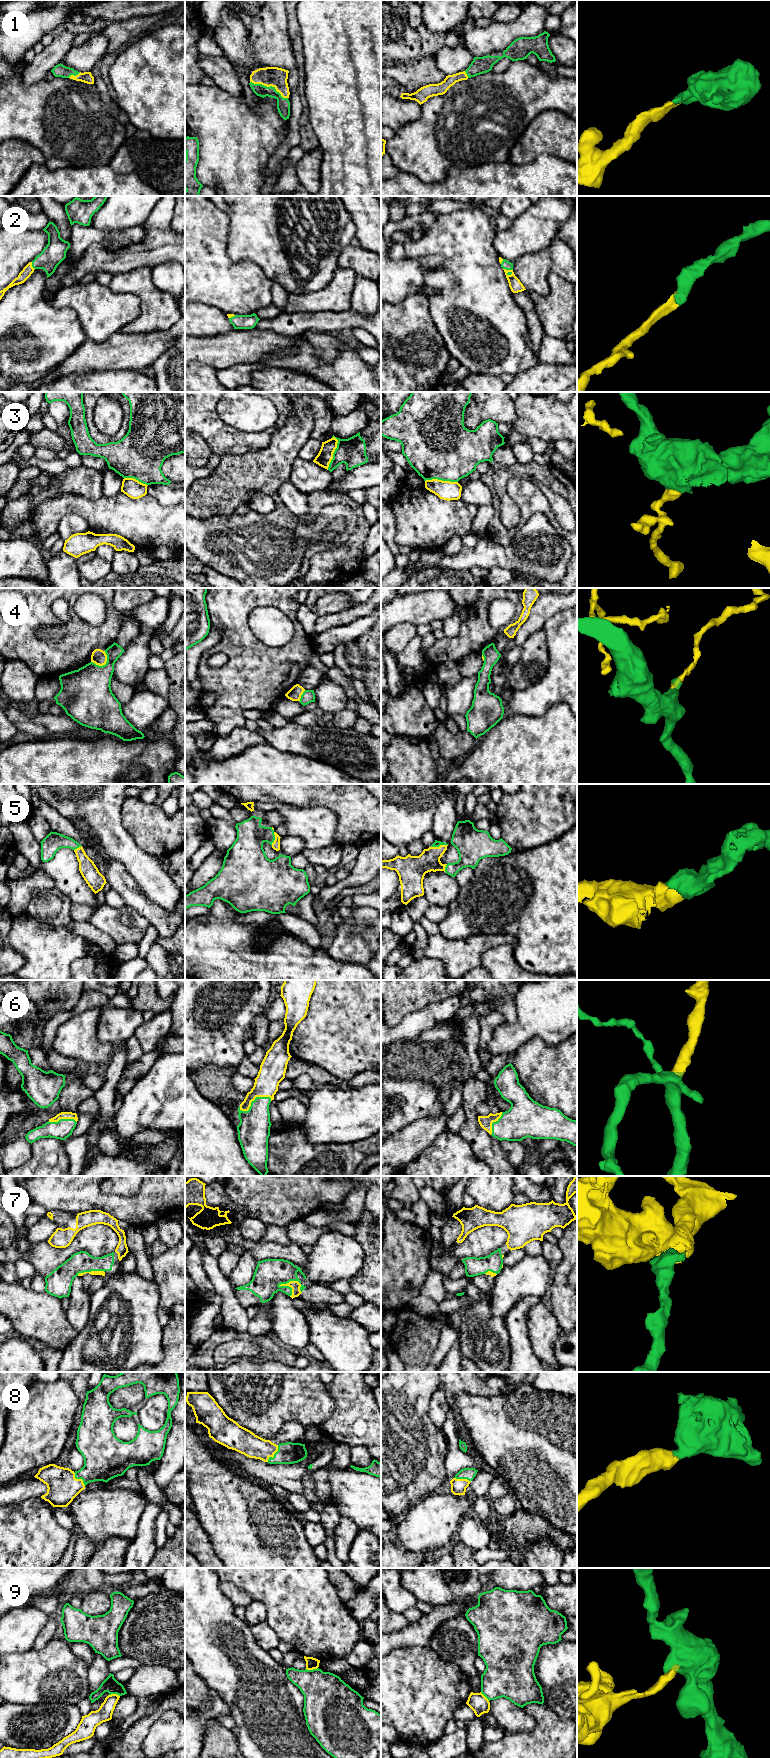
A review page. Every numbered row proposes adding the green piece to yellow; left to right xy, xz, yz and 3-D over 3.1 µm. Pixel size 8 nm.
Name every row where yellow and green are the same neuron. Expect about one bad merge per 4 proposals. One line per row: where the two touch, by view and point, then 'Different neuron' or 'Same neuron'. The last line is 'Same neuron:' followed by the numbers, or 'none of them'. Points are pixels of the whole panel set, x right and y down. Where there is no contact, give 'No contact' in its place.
1: Touches yellow at xz (269, 86). Same neuron
2: Touches yellow at yz (508, 270). Same neuron
3: Touches yellow at xz (333, 452). Different neuron
4: Touches yellow at xy (104, 664). Different neuron
5: Touches yellow at yz (439, 846). Same neuron
6: Touches yellow at xz (253, 1100). Same neuron
7: Touches yellow at xz (293, 1281). Same neuron
8: Touches yellow at xz (274, 1453). Same neuron
9: Touches yellow at xz (311, 1669). Different neuron
Same neuron: 1, 2, 5, 6, 7, 8

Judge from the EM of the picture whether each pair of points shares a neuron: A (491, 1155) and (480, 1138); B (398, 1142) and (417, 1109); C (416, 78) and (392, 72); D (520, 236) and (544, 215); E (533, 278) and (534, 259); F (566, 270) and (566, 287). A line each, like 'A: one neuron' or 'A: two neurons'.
A: one neuron
B: two neurons
C: one neuron
D: one neuron
E: one neuron
F: two neurons

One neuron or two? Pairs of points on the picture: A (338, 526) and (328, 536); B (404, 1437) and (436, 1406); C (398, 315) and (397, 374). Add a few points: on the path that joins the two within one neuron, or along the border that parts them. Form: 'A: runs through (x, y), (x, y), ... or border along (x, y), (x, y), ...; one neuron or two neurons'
A: runs through (336, 528), (330, 534); one neuron
B: border along (435, 1391), (430, 1402), (429, 1417), (440, 1429); two neurons
C: runs through (398, 330), (398, 342), (392, 348), (392, 359); one neuron

